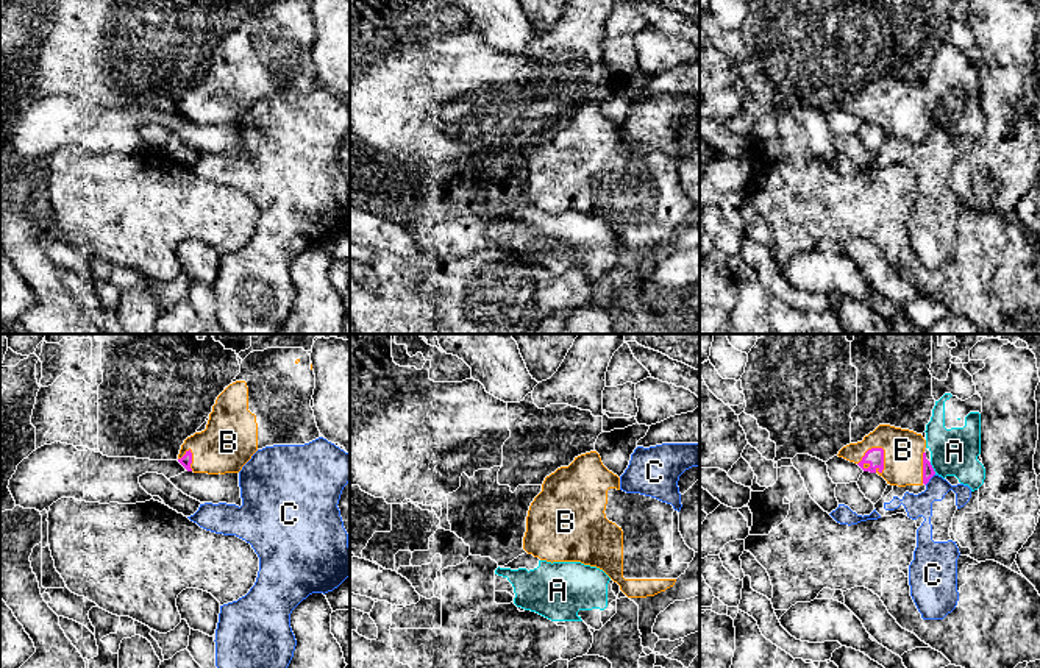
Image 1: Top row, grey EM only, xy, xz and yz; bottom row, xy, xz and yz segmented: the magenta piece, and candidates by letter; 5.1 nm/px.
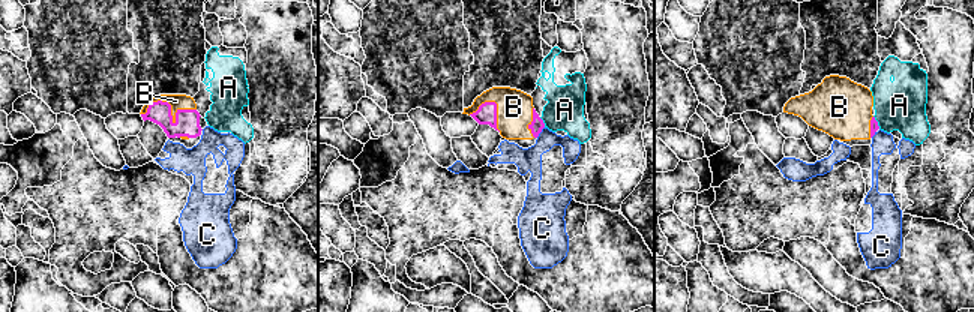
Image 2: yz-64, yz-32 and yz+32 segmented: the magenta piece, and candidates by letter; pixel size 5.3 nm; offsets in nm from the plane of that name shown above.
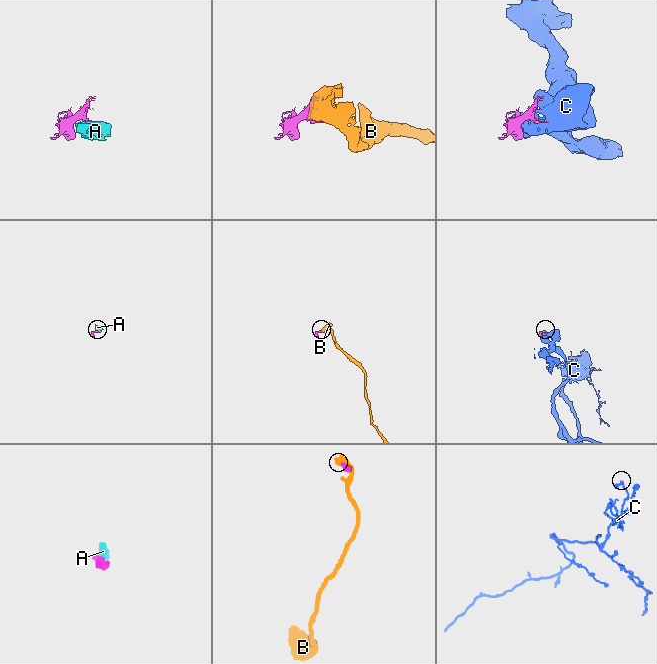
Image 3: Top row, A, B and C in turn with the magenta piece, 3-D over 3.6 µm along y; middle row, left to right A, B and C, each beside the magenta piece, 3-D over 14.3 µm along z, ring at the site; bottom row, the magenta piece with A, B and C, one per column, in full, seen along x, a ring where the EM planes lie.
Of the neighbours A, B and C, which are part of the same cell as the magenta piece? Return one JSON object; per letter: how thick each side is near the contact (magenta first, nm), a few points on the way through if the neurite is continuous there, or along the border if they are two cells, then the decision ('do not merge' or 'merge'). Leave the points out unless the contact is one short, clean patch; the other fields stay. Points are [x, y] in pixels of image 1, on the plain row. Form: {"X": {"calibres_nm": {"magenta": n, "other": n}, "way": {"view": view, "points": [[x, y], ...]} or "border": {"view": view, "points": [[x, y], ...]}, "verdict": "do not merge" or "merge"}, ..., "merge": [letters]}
{"A": {"calibres_nm": {"magenta": 60, "other": 240}, "border": {"view": "yz", "points": [[929, 113], [936, 124]]}, "verdict": "do not merge"}, "B": {"calibres_nm": {"magenta": 90, "other": 200}, "verdict": "merge"}, "C": {"calibres_nm": {"magenta": 60, "other": 120}, "verdict": "do not merge"}, "merge": ["B"]}

